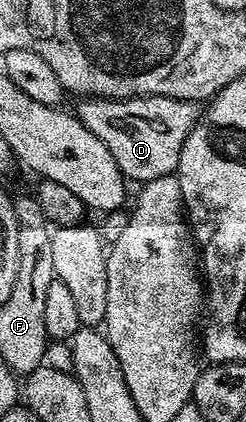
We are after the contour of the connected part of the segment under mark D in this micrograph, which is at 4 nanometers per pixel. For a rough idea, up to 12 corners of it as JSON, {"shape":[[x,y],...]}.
{"shape":[[90,96],[77,118],[126,180],[176,170],[194,100]]}

